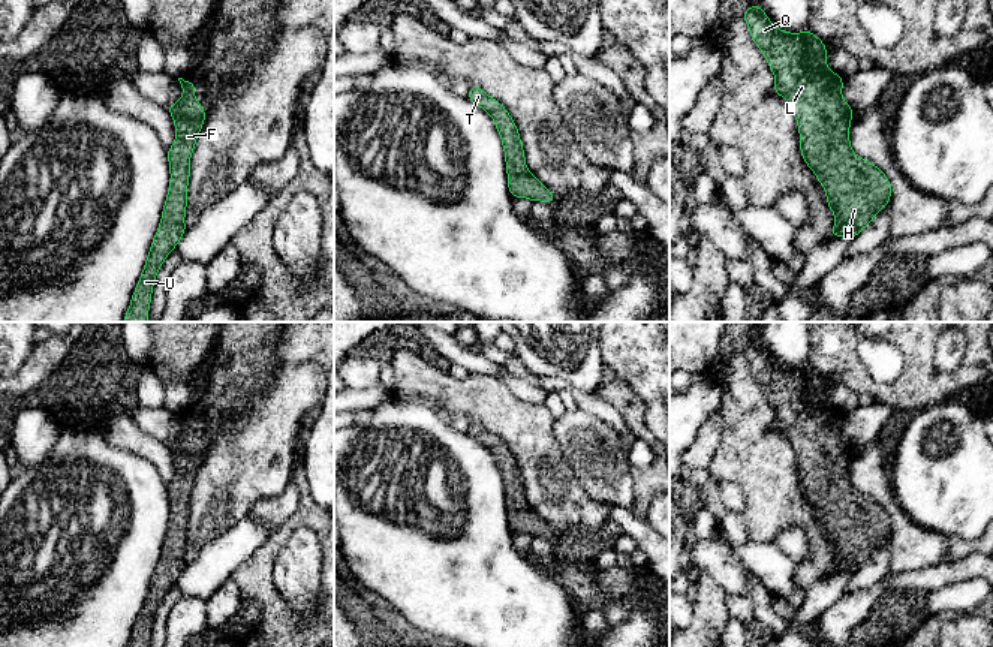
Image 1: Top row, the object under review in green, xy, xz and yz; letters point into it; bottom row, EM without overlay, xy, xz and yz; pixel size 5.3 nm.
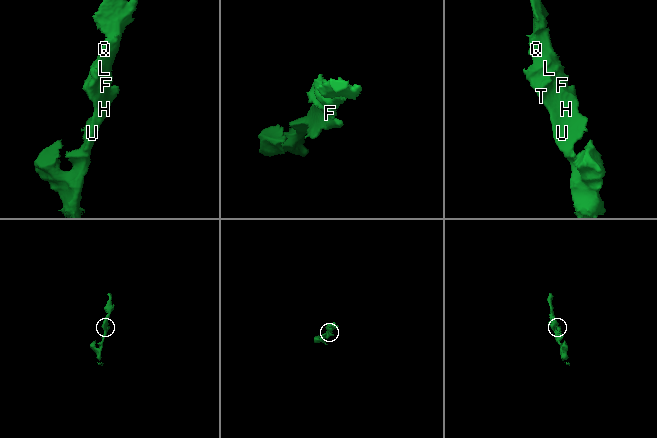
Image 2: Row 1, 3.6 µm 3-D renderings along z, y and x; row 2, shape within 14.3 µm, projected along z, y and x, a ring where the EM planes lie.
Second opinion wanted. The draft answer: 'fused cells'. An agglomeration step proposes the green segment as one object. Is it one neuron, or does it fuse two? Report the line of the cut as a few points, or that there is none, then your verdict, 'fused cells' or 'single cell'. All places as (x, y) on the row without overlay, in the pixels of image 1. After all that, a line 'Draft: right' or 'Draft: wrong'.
no cut | single cell
Draft: wrong

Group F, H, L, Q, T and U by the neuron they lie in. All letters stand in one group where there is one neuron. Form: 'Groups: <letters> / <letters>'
Groups: F H L Q T U

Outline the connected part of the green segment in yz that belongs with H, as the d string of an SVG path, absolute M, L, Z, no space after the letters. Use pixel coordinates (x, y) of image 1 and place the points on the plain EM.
M756 340L749 341L743 355L774 409L773 427L791 440L798 460L803 496L825 524L827 539L836 553L830 572L855 574L888 541L891 520L878 502L857 491L851 484L849 461L855 445L842 433L843 413L827 403L827 382L810 365L783 367Z

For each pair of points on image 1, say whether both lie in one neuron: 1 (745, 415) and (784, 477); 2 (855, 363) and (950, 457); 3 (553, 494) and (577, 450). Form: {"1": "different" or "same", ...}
{"1": "same", "2": "different", "3": "different"}

